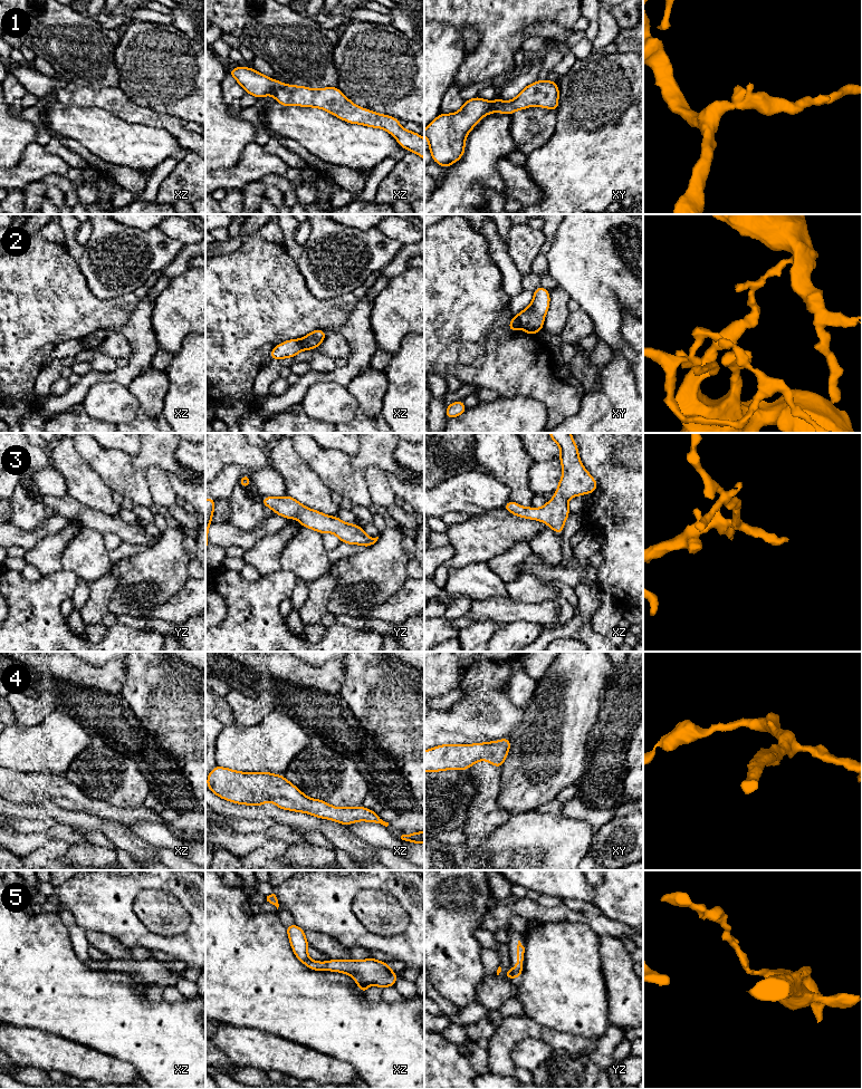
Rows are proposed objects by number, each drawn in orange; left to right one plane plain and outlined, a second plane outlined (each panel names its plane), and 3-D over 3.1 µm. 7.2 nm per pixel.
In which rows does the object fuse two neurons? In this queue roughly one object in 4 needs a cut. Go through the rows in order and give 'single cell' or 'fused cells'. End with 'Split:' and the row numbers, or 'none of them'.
1: single cell
2: fused cells
3: single cell
4: single cell
5: single cell
Split: 2

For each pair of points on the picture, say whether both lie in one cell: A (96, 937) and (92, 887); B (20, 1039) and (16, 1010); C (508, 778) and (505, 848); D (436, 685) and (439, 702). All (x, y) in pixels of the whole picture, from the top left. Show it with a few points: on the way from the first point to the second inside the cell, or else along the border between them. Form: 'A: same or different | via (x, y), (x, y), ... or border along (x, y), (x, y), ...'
A: different | border along (86, 930), (103, 932), (120, 943)
B: different | border along (11, 1024), (41, 1029), (44, 1031)
C: different | border along (538, 809), (513, 813)
D: different | border along (459, 686), (436, 697)

